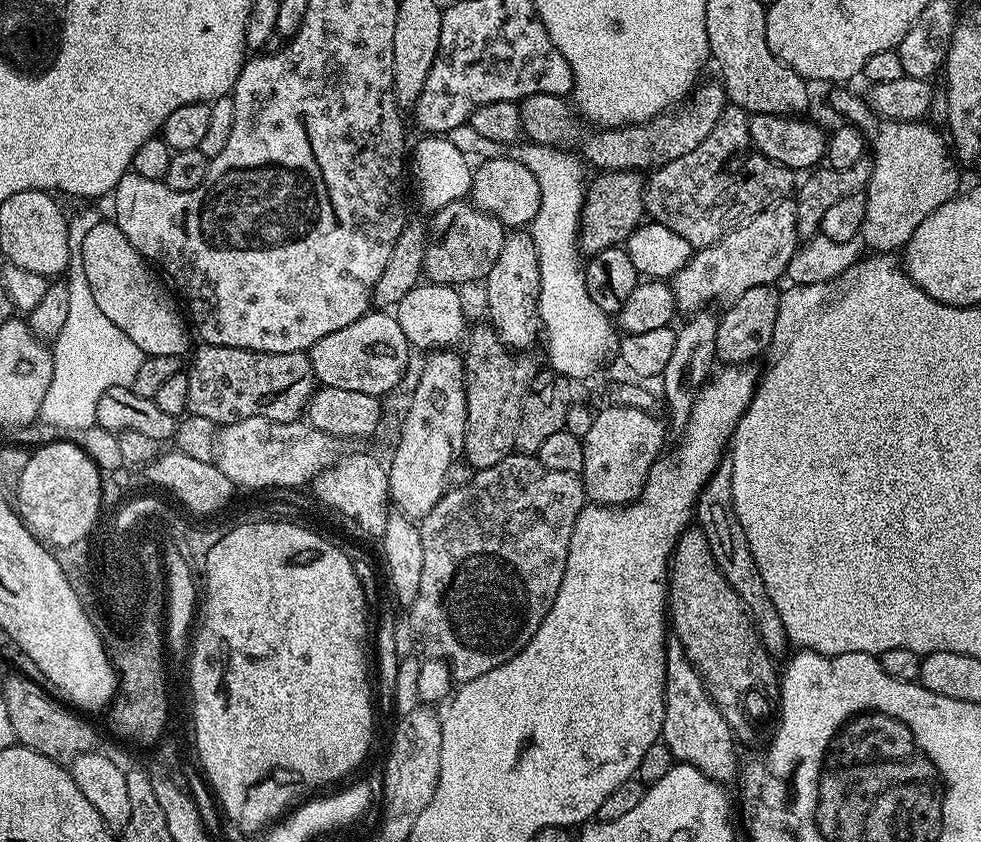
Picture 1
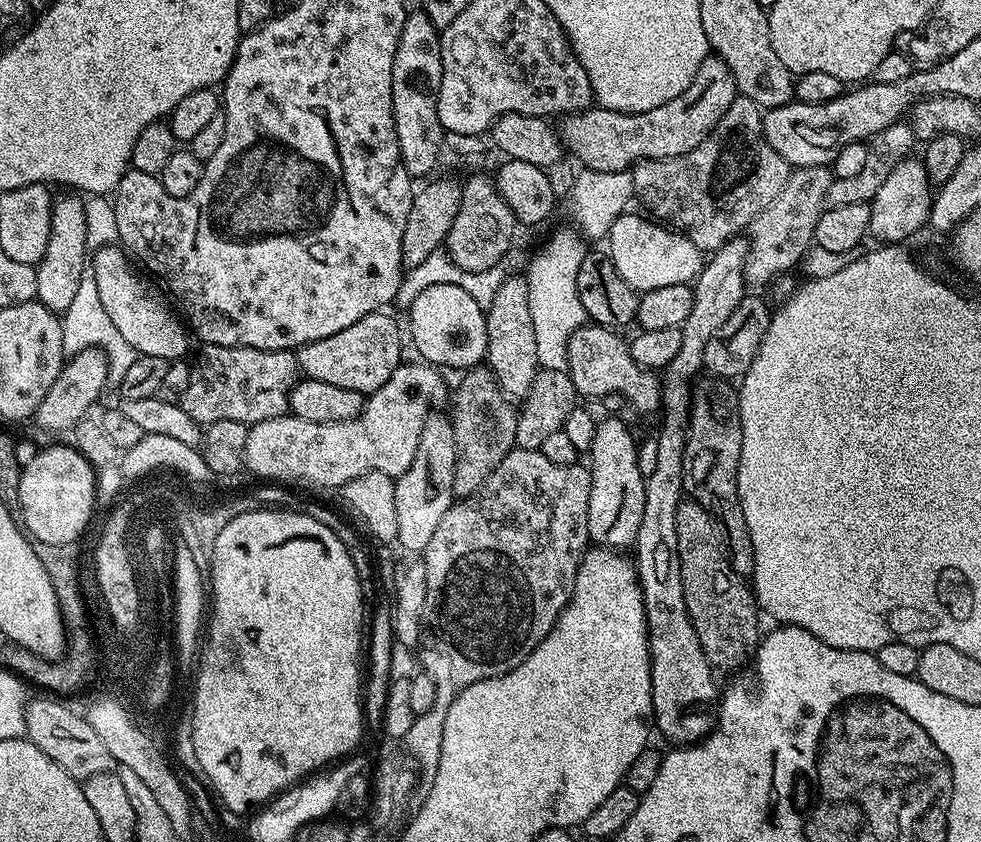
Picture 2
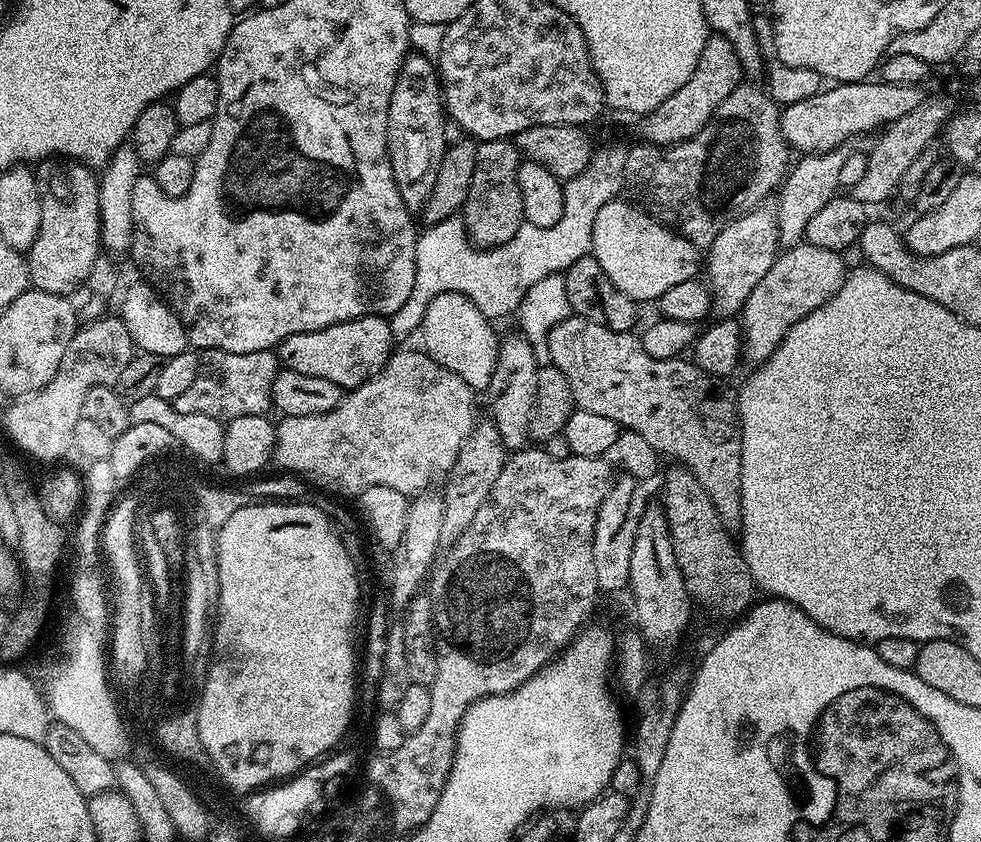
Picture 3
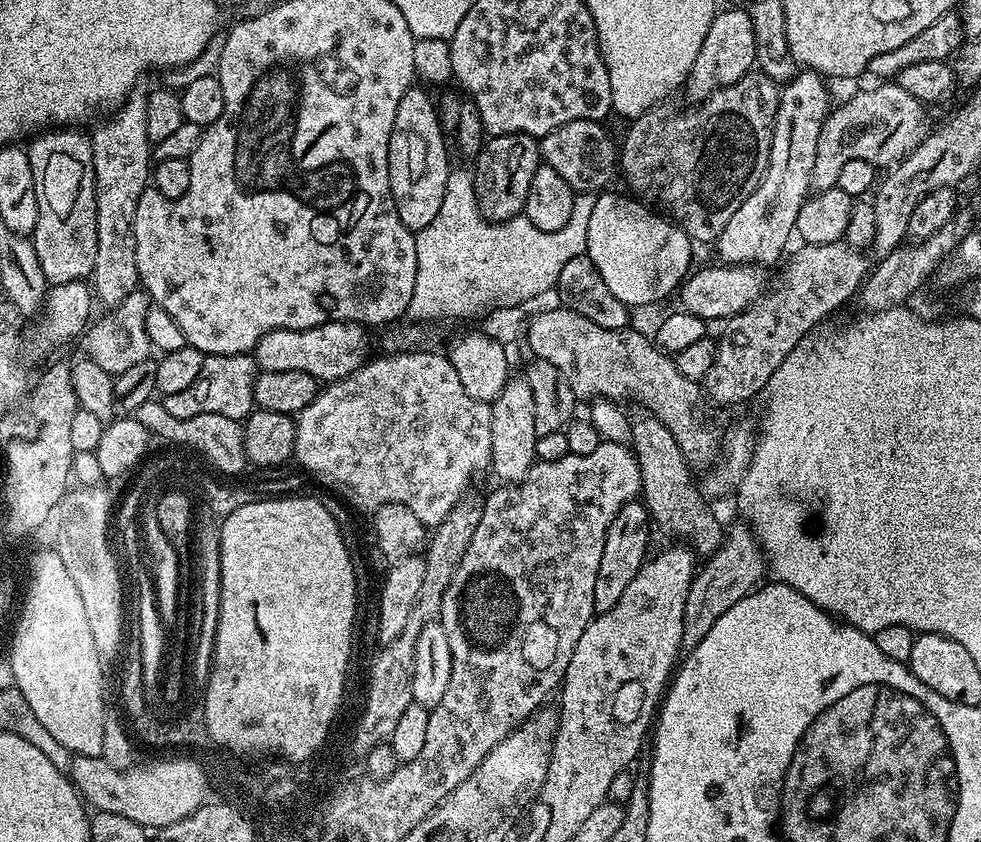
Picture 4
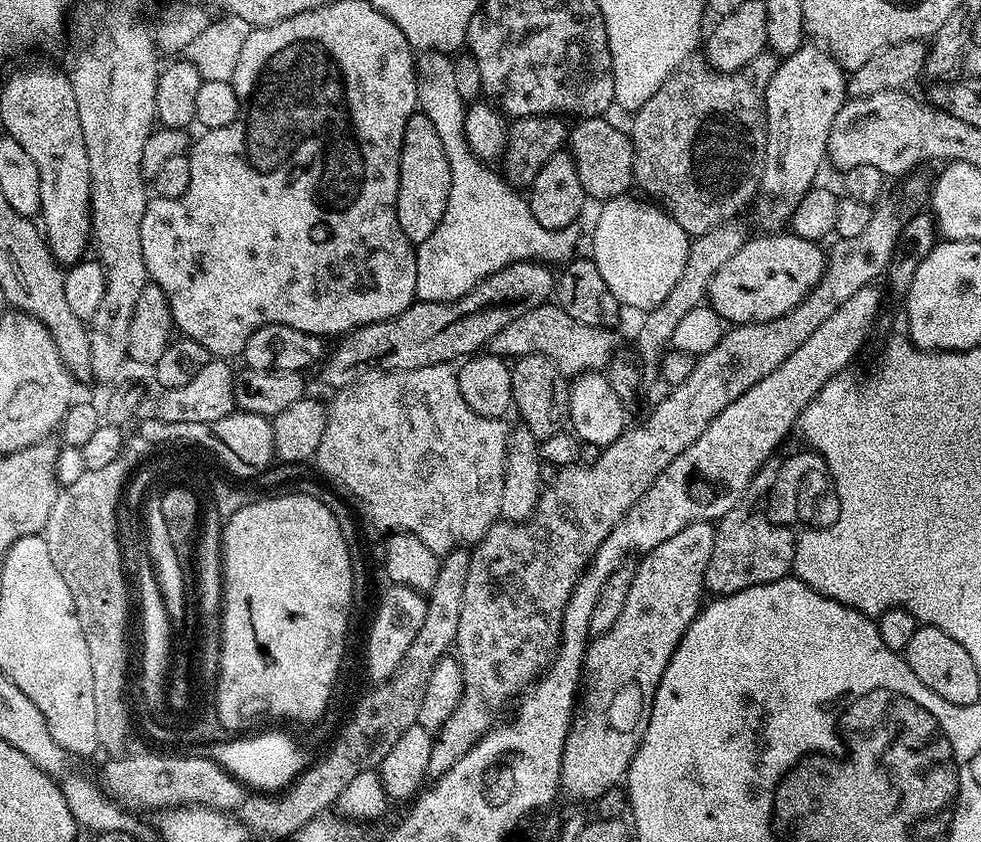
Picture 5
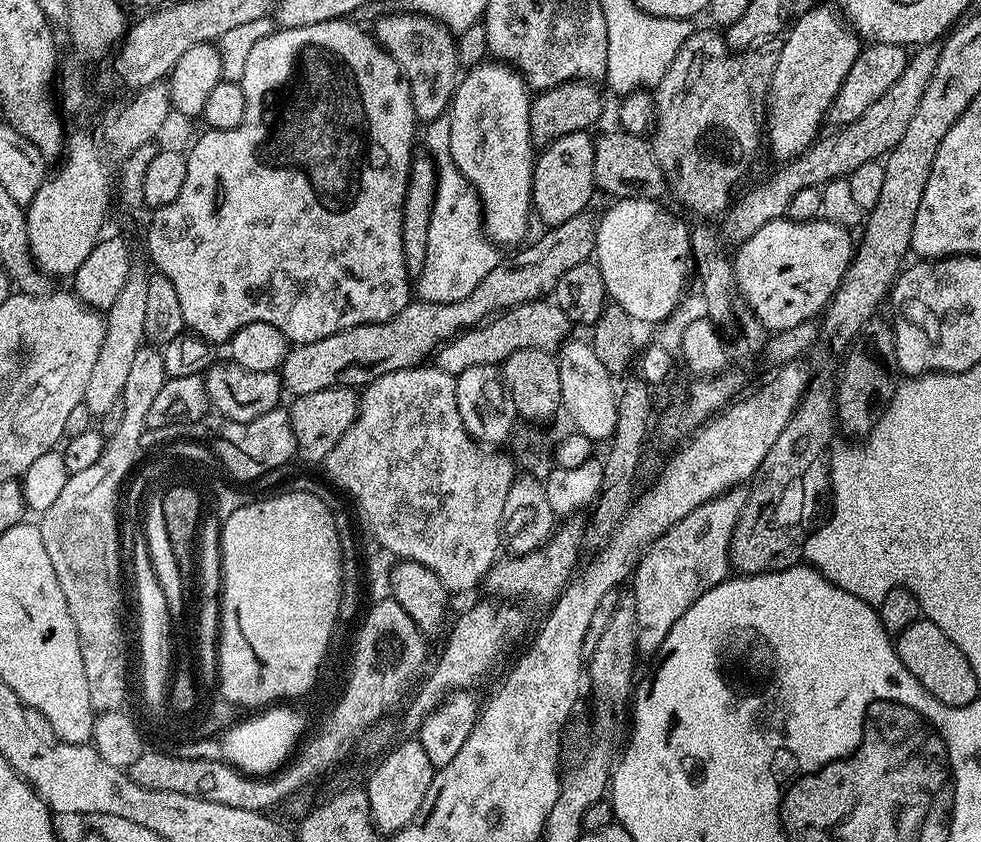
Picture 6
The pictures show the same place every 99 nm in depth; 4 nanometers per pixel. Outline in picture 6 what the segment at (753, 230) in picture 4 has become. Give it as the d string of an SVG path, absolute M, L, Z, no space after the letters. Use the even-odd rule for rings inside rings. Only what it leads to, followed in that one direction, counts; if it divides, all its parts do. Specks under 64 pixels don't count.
M832 6L802 13L793 24L791 21L783 40L784 45L776 52L766 105L766 144L772 147L777 161L787 162L801 156L817 139L820 123L825 123L834 94L842 90L842 82L846 82L846 74L850 74L850 66L858 58L862 40Z

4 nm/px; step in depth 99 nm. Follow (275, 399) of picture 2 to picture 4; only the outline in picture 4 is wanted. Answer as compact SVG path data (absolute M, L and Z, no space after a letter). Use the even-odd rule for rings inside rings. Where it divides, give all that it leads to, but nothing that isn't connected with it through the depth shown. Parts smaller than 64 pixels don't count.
M230 354L229 356L205 356L202 362L202 370L186 390L178 394L170 394L163 397L162 403L166 414L174 414L174 418L194 418L198 414L222 414L225 418L234 418L243 421L254 411L256 399L254 398L254 386L258 369L256 361L248 354Z

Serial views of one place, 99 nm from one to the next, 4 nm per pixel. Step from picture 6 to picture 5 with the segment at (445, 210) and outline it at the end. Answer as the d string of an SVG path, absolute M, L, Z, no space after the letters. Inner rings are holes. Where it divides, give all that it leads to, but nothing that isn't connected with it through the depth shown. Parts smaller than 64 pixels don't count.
M430 49L421 51L415 61L419 111L434 122L442 150L446 150L446 162L450 162L450 198L446 202L446 214L442 214L442 222L438 222L434 234L416 248L416 300L457 300L490 274L519 260L567 262L573 259L576 240L568 236L572 234L563 231L538 234L527 199L511 187L499 171L491 172L488 169L491 167L470 150L464 130L466 101L458 94L453 57L447 52Z

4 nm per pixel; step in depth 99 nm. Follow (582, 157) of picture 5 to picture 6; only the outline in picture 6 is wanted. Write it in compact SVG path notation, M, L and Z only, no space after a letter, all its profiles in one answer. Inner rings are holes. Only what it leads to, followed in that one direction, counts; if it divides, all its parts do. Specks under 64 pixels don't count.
M615 130L605 136L597 135L596 141L596 186L608 198L627 198L630 200L663 201L669 191L668 178L658 162L651 143L643 135L635 132Z

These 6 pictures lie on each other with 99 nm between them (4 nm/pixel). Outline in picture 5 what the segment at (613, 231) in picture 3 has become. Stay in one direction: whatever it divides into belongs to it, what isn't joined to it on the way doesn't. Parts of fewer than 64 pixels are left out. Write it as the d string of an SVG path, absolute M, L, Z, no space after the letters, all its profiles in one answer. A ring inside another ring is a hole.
M625 194L599 205L590 259L598 266L606 286L610 286L610 294L618 298L621 306L651 310L664 301L682 275L690 238L663 208L647 199L639 199Z

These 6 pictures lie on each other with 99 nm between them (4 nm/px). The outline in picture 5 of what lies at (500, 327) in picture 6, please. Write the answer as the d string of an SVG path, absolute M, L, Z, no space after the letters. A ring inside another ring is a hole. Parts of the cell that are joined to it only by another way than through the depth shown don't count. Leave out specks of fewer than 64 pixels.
M555 302L539 304L534 310L522 314L522 318L514 318L510 326L506 326L486 346L489 353L501 358L519 358L522 356L545 356L560 367L561 372L569 378L575 378L581 372L595 372L607 369L614 359L612 347L616 340L613 333L606 328L586 326L586 322L577 322L562 310Z

